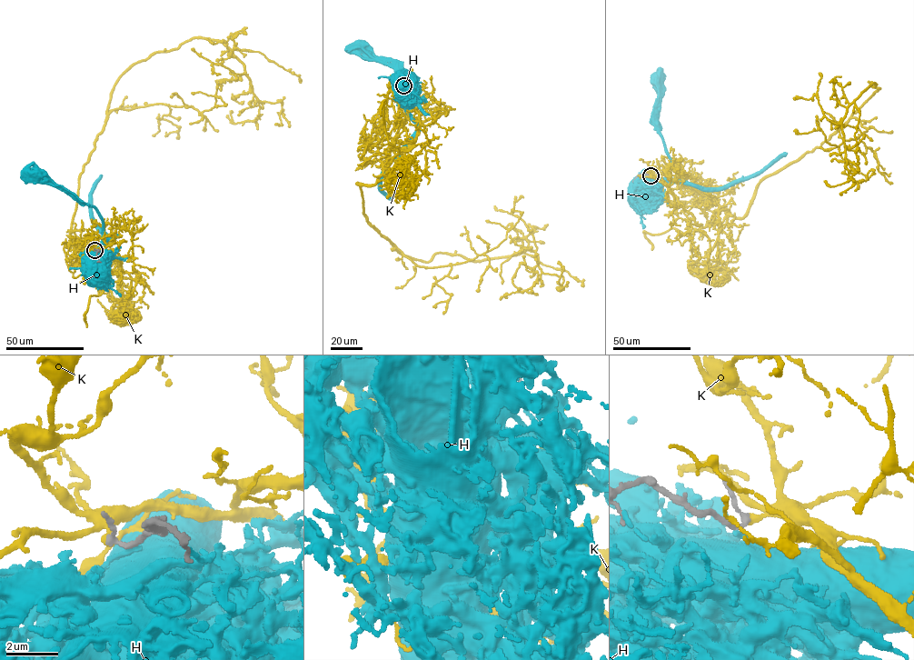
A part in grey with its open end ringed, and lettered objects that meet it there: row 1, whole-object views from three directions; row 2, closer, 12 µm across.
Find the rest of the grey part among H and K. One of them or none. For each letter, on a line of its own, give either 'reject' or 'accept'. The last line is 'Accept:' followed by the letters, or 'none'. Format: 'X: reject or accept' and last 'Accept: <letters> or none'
H: reject
K: accept
Accept: K

